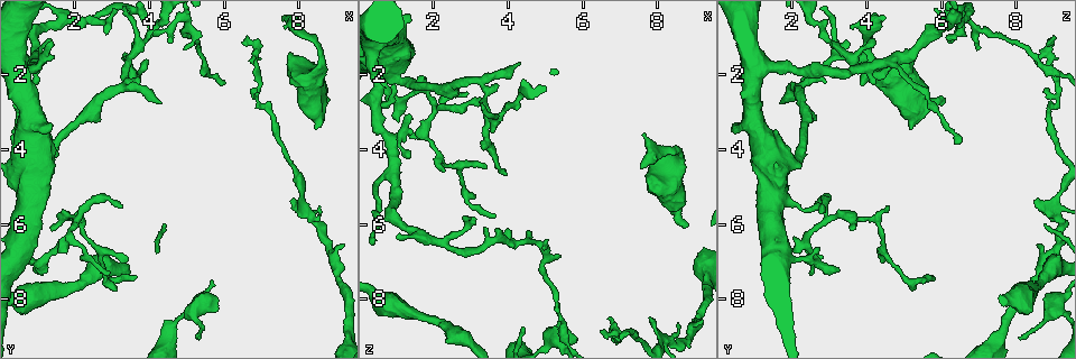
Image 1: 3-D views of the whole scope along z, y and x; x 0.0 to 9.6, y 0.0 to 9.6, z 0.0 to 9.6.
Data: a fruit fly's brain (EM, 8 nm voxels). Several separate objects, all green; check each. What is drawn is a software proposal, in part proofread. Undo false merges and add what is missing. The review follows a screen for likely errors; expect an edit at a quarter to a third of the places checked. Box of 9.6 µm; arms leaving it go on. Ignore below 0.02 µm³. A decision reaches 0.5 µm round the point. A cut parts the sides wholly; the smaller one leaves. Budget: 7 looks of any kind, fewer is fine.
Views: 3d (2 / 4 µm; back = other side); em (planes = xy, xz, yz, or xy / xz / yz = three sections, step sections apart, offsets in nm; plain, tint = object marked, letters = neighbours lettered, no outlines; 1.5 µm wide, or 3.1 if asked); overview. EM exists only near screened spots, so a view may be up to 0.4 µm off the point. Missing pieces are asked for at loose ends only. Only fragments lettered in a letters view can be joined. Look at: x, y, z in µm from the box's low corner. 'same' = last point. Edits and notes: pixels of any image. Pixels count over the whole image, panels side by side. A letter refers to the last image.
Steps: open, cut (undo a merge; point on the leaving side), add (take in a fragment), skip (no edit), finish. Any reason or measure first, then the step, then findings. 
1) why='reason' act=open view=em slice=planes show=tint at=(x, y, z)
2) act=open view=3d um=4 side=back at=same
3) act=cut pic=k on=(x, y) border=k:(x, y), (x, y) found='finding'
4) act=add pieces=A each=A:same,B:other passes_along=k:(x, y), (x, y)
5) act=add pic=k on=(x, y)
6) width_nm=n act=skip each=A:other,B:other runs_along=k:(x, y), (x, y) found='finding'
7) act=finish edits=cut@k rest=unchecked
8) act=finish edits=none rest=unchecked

why='an open end' act=open view=3d um=4 at=(8.85, 2.60, 6.10)

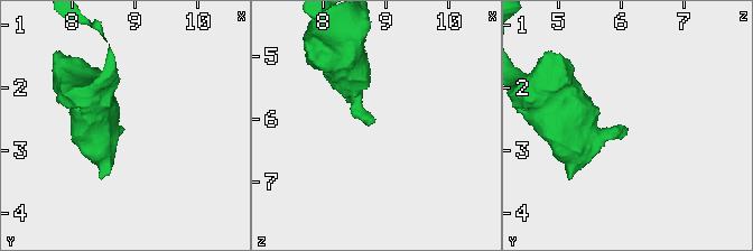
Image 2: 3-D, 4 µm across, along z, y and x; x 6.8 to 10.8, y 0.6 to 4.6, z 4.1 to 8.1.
act=open view=em slice=planes show=tint at=(8.75, 2.70, 6.10)

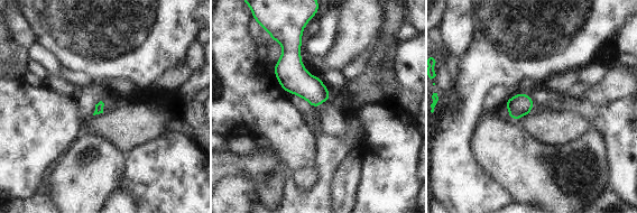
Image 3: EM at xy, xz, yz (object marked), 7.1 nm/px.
why='what lies round it' act=open view=em slice=planes show=letters at=same

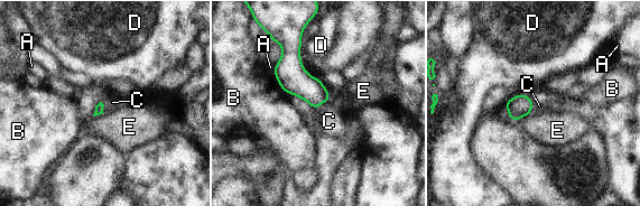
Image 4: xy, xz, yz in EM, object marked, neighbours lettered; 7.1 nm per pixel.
act=add pieces=C each=A:other,B:other,C:same,D:other,E:other passes_along=4:(296, 81), (321, 104), (328, 121) found='it goes on there'

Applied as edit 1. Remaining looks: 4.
why='see it whole again' act=open view=overview

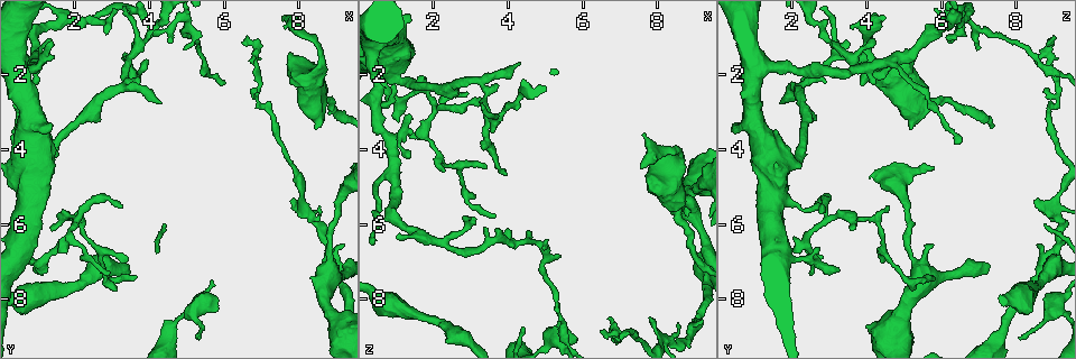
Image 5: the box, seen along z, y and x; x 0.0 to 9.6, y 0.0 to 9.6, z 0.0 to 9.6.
why='branch stops here' act=open view=em slice=planes show=letters at=(6.75, 1.65, 8.45)

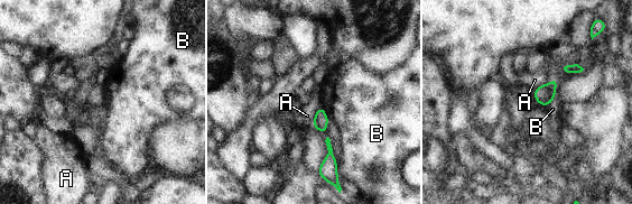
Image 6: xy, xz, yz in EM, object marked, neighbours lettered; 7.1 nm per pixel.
width_nm=80 act=skip each=A:other,B:other border=6:(321, 107), (327, 116) found='no lettered fragment goes on from it'

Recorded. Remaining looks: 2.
why='an open end' act=open view=3d um=2 at=(3.35, 5.50, 2.75)

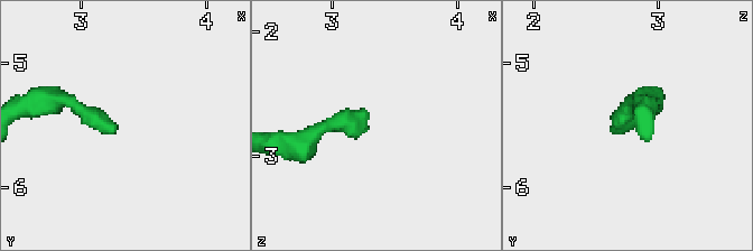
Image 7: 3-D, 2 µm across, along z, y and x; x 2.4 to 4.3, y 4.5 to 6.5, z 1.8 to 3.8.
act=open view=em slice=planes show=letters at=(3.30, 5.56, 2.78)

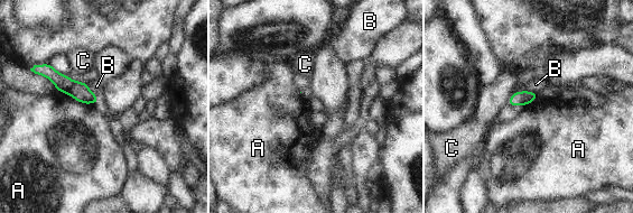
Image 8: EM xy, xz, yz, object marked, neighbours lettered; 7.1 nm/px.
act=skip each=A:other,B:other,C:other runs_along=8:(44, 72), (96, 100) found='none of them fits'

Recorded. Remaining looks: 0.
act=finish edits=add@4 rest=unchecked

